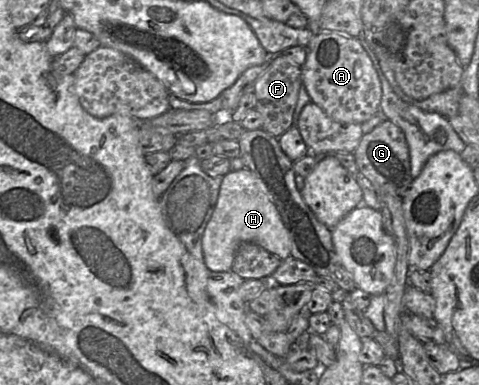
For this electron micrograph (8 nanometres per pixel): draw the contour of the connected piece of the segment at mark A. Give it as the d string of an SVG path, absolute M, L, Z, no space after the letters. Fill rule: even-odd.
M320 32L307 46L306 61L302 66L302 84L311 102L317 104L331 119L344 123L361 124L380 111L381 83L378 73L360 40L339 32Z

